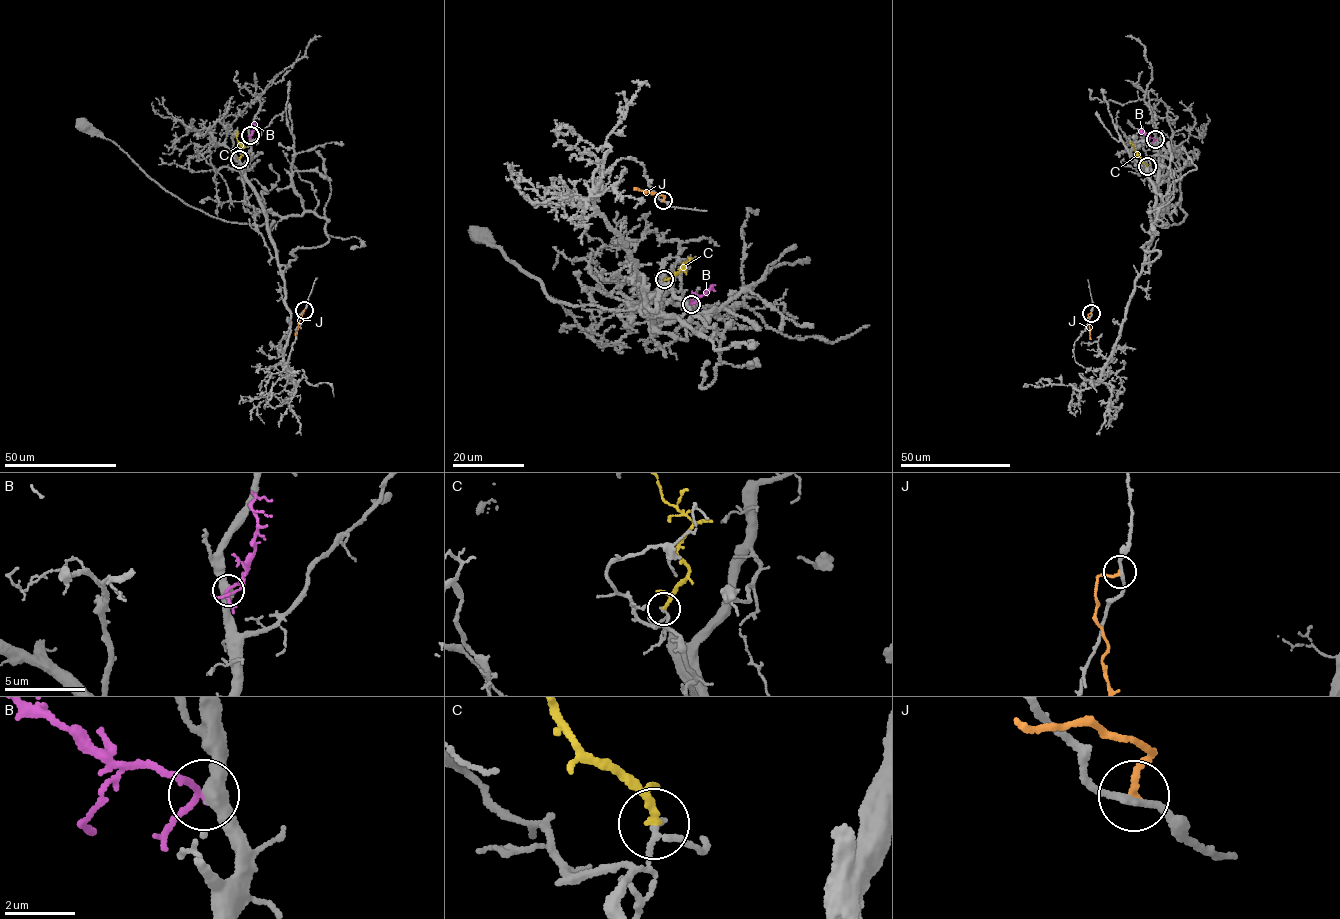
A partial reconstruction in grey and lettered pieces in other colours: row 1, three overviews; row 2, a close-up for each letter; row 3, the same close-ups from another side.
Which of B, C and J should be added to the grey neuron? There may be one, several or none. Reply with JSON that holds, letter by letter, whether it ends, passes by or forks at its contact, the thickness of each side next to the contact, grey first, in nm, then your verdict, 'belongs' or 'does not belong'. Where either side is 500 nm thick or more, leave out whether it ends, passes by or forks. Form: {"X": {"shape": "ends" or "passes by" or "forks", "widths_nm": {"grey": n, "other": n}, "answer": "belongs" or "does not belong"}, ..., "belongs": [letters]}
{"B": {"shape": "passes by", "widths_nm": {"grey": 480, "other": 150}, "answer": "belongs"}, "C": {"shape": "passes by", "widths_nm": {"grey": 130, "other": 150}, "answer": "does not belong"}, "J": {"shape": "ends", "widths_nm": {"grey": 180, "other": 190}, "answer": "does not belong"}, "belongs": ["B"]}

